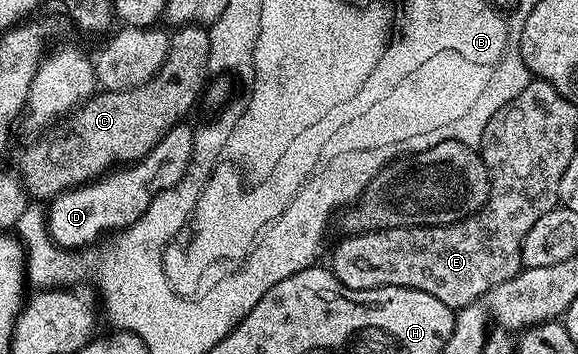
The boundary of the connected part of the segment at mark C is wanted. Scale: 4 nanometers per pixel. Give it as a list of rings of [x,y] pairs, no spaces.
[[[191,24],[179,26],[170,34],[170,51],[164,60],[164,64],[144,84],[127,90],[102,90],[95,92],[81,106],[67,114],[57,124],[50,126],[41,136],[35,137],[34,142],[22,154],[22,170],[20,177],[25,185],[26,193],[31,199],[53,200],[66,190],[72,190],[75,186],[84,186],[95,178],[131,162],[138,162],[172,127],[179,125],[182,118],[203,97],[208,86],[206,77],[210,74],[210,31],[205,25]]]

